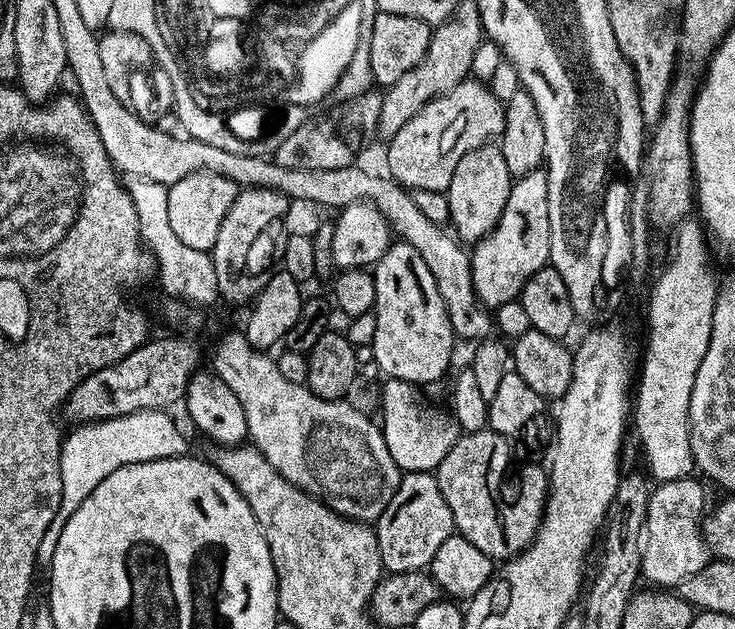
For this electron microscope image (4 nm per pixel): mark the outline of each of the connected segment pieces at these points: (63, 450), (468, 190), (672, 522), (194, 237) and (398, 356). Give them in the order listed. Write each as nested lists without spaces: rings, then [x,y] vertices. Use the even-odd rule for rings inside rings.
[[[142,410],[109,420],[98,420],[95,424],[81,424],[73,427],[73,432],[63,437],[60,446],[60,473],[62,474],[62,494],[58,502],[58,514],[50,522],[46,534],[36,551],[37,561],[41,565],[51,565],[58,538],[62,538],[62,526],[70,522],[70,514],[98,490],[98,486],[114,470],[123,464],[137,464],[147,460],[161,460],[171,456],[183,456],[189,451],[180,428],[176,425],[173,413],[168,410]]]
[[[485,146],[475,148],[458,162],[458,170],[454,170],[454,178],[450,178],[447,190],[448,215],[451,223],[456,223],[454,232],[461,241],[479,242],[489,235],[500,223],[506,202],[510,198],[510,190],[514,177],[506,170],[506,158],[502,158],[499,147]]]
[[[694,479],[657,483],[651,489],[640,554],[640,570],[643,579],[652,583],[649,585],[664,590],[671,589],[671,584],[679,586],[710,562],[702,531],[702,521],[709,507],[708,496],[703,486]]]
[[[195,172],[182,182],[174,182],[168,189],[171,228],[175,236],[193,250],[211,253],[214,242],[218,242],[218,230],[222,227],[222,218],[230,210],[236,200],[238,186],[230,178],[219,176],[213,172]]]
[[[403,242],[388,245],[386,254],[371,269],[376,291],[376,329],[371,346],[374,364],[387,379],[401,379],[417,386],[432,384],[444,376],[448,363],[452,360],[452,340],[454,333],[450,326],[450,318],[446,314],[446,306],[442,302],[442,294],[438,294],[438,285],[434,283],[434,274],[430,274],[426,262],[422,262],[422,254],[414,250],[414,246]]]

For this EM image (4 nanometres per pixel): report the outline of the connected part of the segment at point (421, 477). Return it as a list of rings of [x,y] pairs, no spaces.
[[[404,472],[394,498],[386,506],[380,519],[375,521],[374,531],[378,538],[380,563],[389,573],[419,572],[432,563],[438,546],[454,535],[456,523],[438,490],[435,475],[429,472]]]

